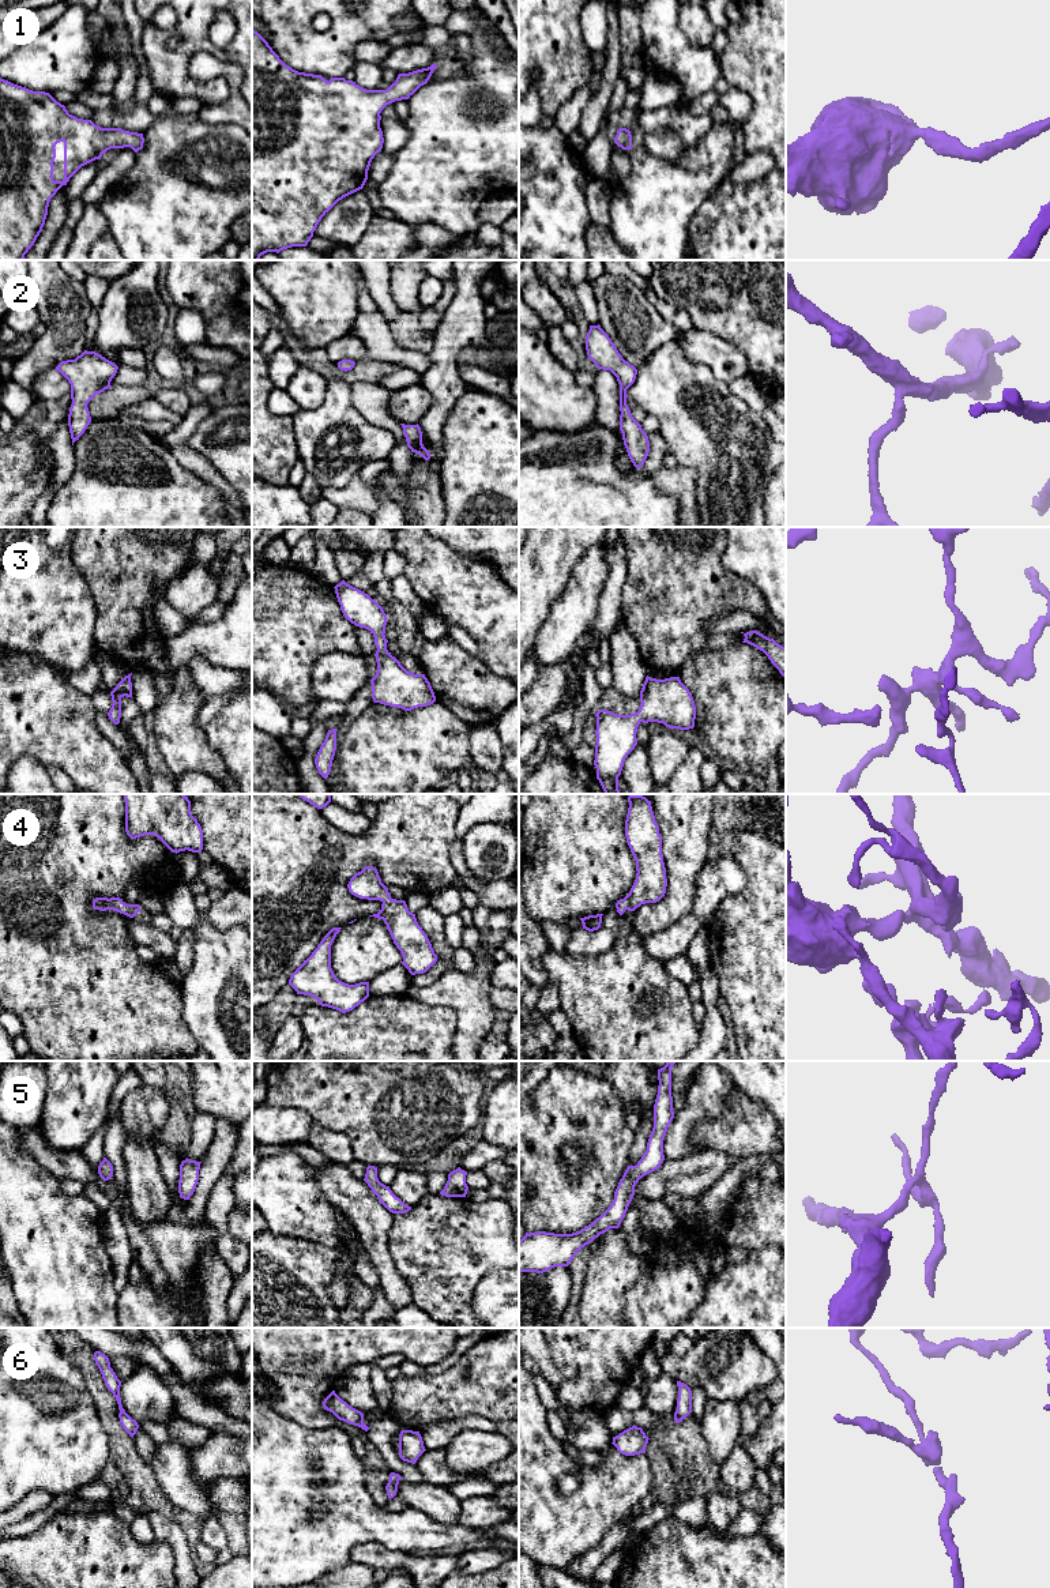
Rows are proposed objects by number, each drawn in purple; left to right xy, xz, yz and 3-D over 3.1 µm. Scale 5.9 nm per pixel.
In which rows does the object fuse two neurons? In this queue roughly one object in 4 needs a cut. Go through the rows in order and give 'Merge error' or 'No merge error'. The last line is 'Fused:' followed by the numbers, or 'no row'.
1: No merge error
2: No merge error
3: No merge error
4: No merge error
5: No merge error
6: No merge error
Fused: no row

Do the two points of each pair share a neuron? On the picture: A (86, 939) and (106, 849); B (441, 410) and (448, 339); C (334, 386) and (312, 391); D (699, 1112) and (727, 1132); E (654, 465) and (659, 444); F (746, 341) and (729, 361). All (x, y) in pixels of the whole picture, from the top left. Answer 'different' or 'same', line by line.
A: same
B: same
C: different
D: different
E: same
F: different

